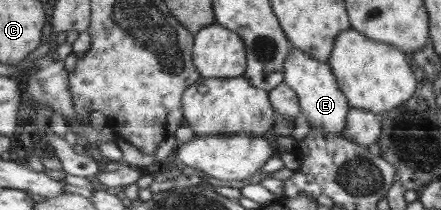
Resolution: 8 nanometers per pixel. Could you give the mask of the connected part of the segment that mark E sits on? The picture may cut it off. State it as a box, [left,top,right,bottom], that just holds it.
[283,46,350,133]

